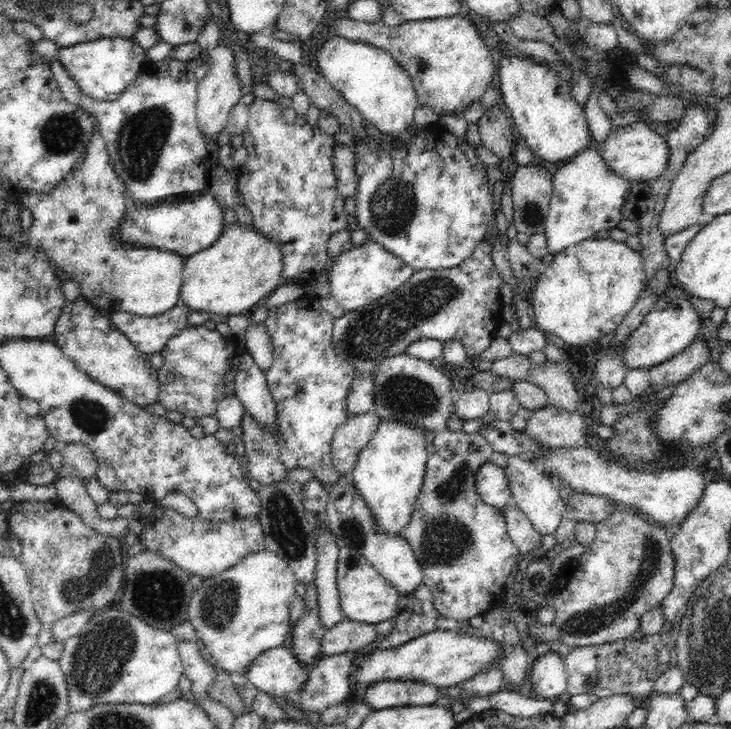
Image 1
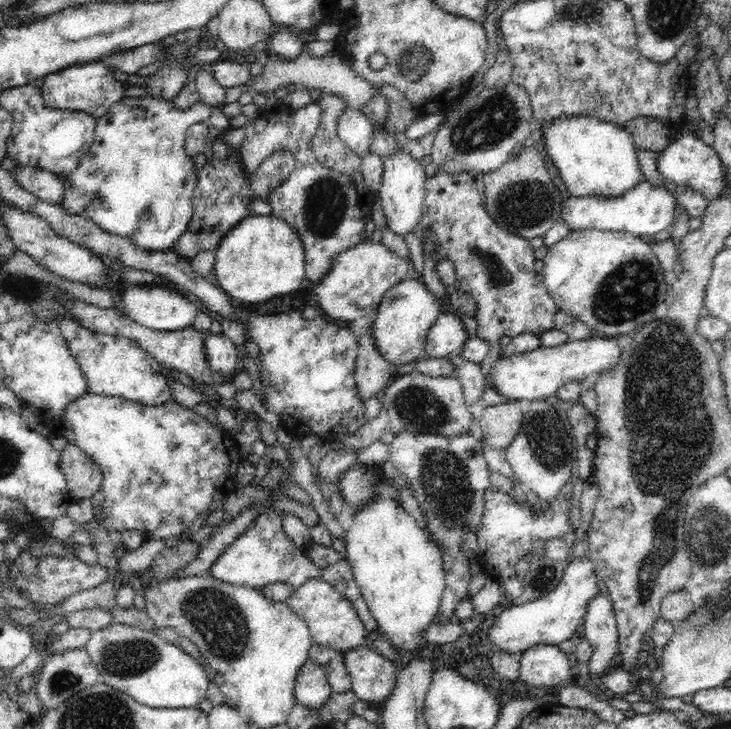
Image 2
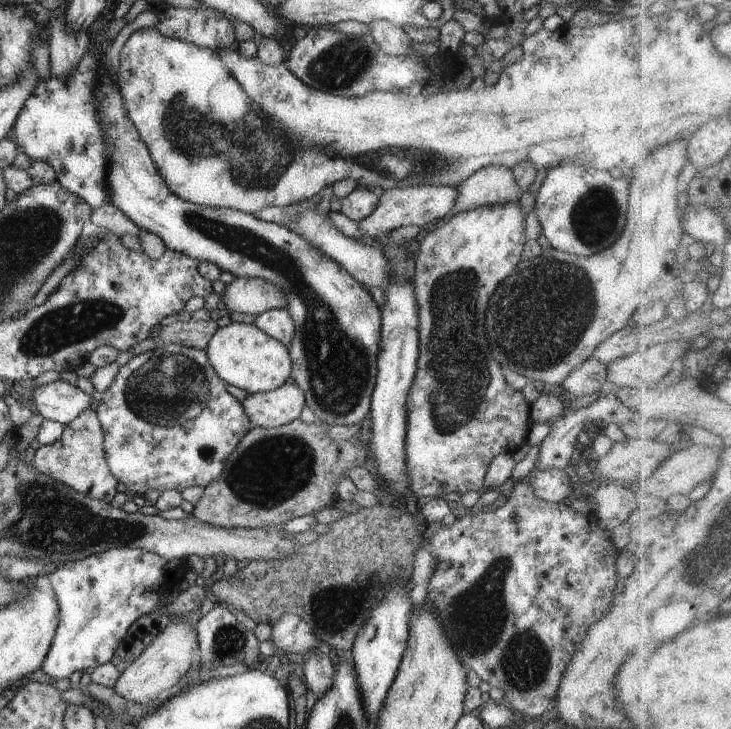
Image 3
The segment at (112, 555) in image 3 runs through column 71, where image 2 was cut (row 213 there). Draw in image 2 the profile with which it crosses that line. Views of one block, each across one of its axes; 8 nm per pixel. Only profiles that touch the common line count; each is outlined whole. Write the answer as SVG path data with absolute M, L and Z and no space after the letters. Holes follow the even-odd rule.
M638 182L624 196L570 196L563 204L561 219L572 230L595 229L600 231L629 232L636 236L654 236L663 230L670 230L676 214L677 198L666 187Z

